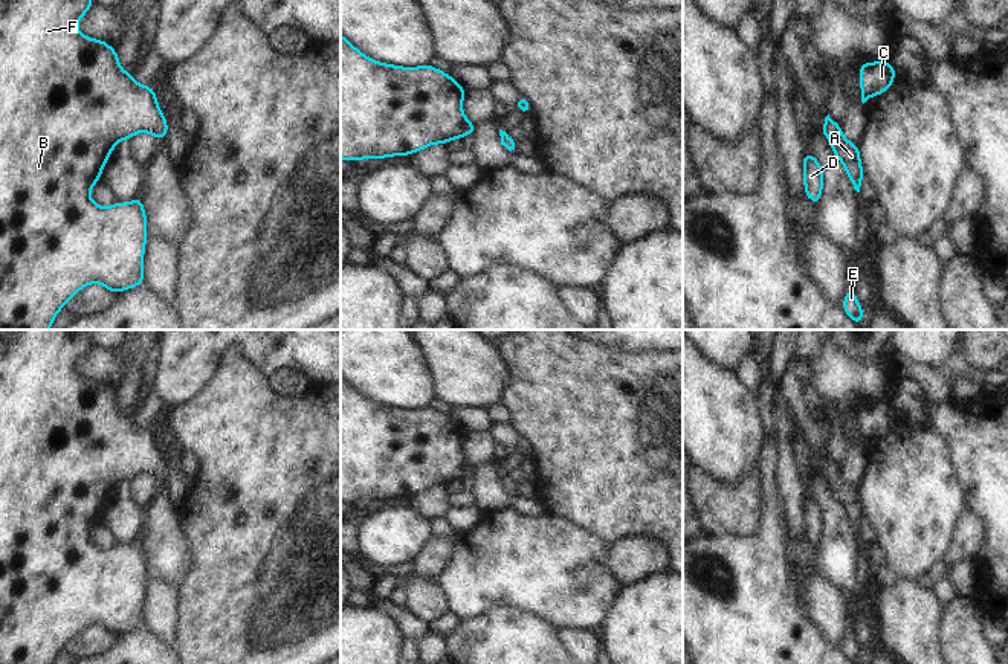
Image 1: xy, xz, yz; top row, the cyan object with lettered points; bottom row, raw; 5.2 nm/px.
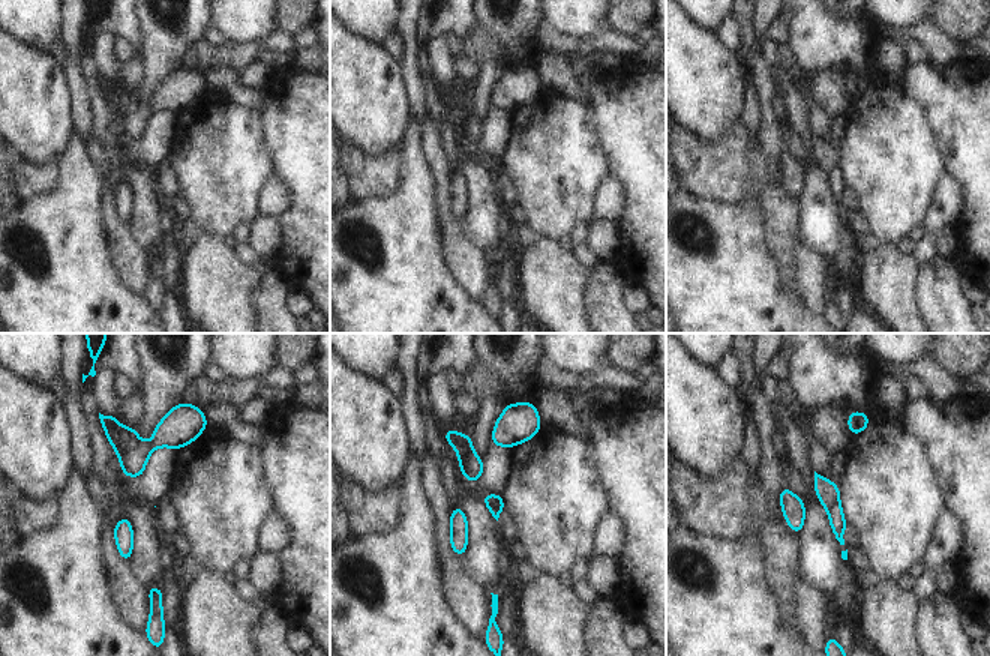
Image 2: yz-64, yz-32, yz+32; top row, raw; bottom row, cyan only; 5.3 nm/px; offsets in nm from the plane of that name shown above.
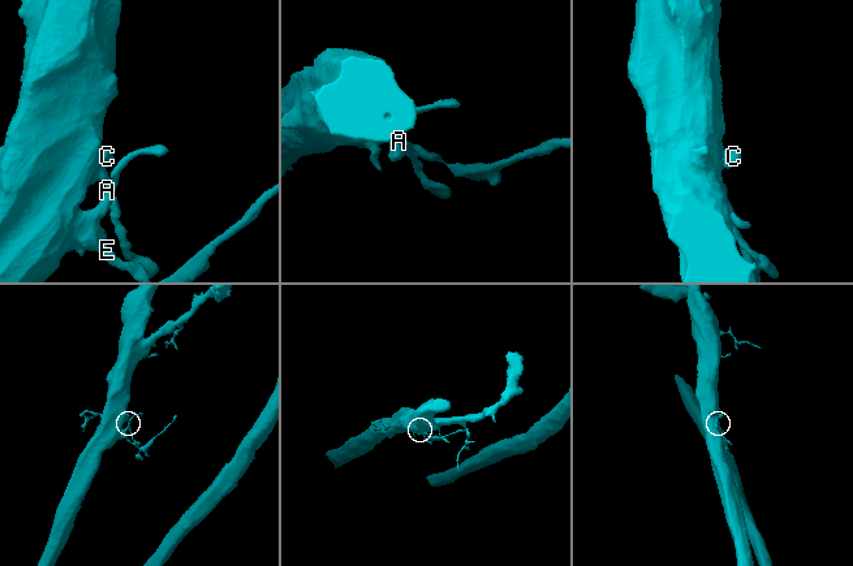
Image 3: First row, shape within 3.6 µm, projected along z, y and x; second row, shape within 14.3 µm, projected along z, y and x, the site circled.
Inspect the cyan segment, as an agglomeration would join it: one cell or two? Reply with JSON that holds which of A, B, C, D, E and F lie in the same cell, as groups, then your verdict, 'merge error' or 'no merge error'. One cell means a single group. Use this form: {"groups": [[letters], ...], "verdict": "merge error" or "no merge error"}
{"groups": [["A", "B", "C", "D", "E", "F"]], "verdict": "no merge error"}

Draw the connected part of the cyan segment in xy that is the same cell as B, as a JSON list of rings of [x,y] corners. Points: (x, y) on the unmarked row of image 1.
[[[0,330],[0,664],[53,664],[57,655],[82,629],[102,626],[113,635],[144,626],[144,591],[147,585],[147,557],[142,539],[128,545],[99,550],[90,540],[90,530],[99,524],[113,488],[139,475],[148,473],[160,484],[166,482],[168,466],[157,449],[151,427],[137,427],[133,415],[119,408],[118,394],[104,382],[93,382],[76,372],[79,360],[95,347],[93,330]]]

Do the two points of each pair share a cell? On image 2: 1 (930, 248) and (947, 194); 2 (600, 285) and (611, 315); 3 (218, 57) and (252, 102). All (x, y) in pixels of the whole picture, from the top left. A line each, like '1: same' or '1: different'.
1: same
2: same
3: different

